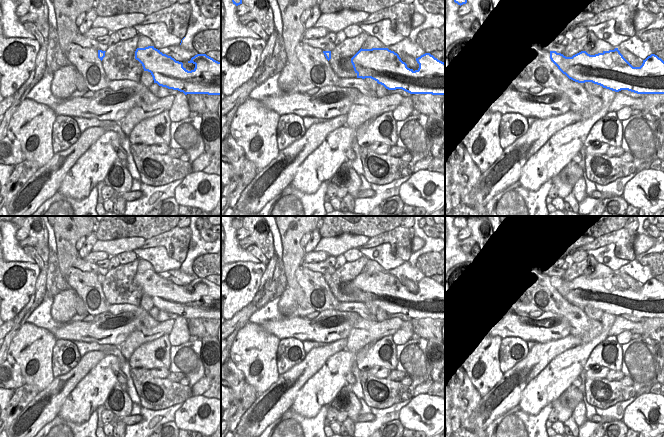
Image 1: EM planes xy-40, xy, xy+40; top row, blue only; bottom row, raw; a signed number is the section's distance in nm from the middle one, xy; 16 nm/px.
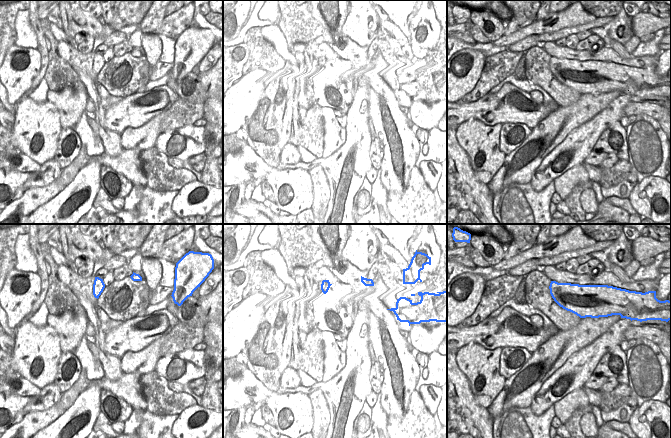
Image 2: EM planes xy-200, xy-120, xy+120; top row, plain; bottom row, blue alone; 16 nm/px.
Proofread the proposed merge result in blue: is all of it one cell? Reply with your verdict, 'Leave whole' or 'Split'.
Leave whole

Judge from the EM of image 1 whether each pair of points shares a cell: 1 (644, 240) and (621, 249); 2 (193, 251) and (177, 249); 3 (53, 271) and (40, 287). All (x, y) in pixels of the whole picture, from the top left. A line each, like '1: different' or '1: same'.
1: different
2: different
3: different

